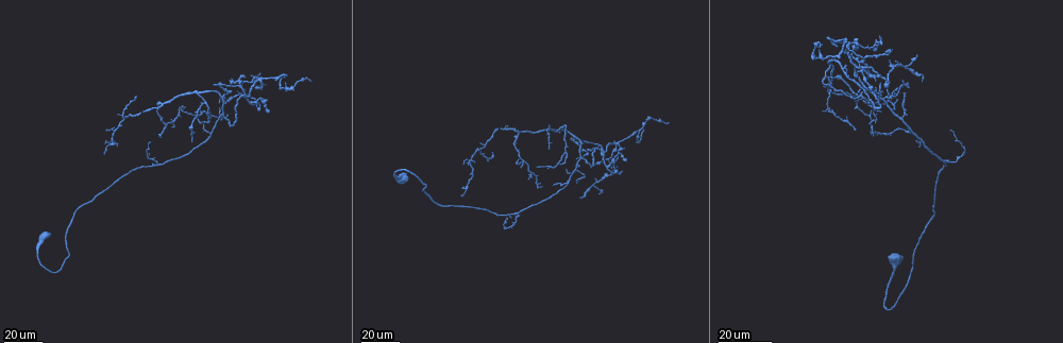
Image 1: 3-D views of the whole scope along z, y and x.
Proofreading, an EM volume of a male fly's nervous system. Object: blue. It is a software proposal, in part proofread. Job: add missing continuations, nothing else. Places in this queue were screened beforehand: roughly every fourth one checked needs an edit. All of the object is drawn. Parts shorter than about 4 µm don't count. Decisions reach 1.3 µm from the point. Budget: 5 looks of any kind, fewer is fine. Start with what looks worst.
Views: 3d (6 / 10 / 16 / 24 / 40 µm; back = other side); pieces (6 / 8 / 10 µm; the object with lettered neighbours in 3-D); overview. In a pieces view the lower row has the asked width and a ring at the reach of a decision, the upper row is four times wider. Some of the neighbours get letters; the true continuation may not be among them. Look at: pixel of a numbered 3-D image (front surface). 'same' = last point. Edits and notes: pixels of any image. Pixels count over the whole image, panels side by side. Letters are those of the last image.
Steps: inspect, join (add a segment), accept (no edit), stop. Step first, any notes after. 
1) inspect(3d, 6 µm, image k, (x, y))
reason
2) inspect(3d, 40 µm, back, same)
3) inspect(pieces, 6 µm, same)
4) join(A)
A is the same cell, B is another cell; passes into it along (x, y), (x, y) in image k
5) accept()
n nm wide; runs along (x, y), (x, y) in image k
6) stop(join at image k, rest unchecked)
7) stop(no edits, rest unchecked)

inspect(3d, 24 µm, image 1, (202, 120))
tapers out

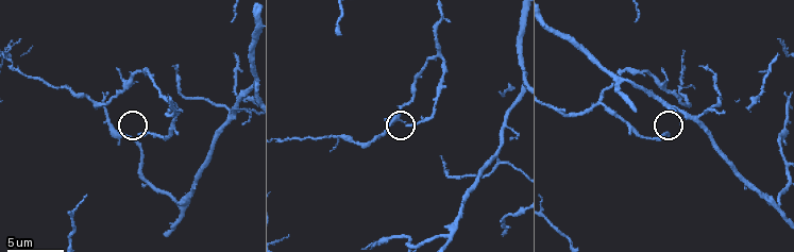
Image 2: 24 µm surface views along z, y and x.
inspect(pieces, 10 µm, image 2, (141, 133))
see the neighbours

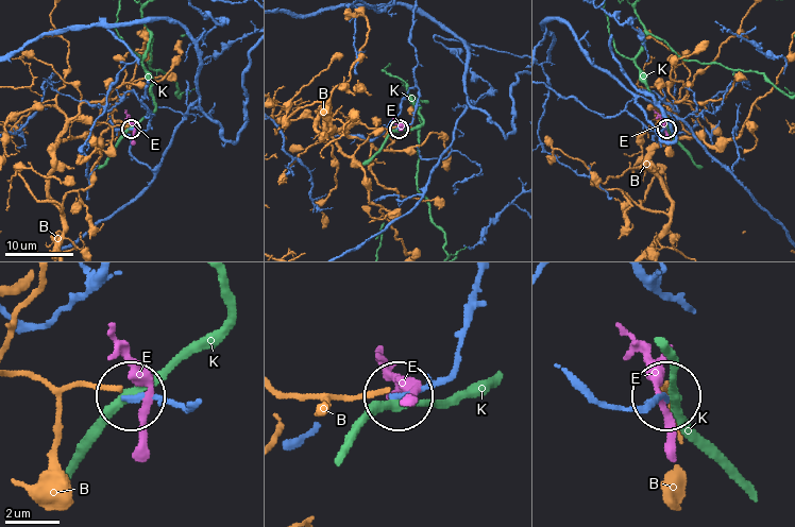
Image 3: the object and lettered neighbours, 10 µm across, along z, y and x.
accept()
B, E and K are other cells; runs along (572, 98), (607, 117), (627, 112), (649, 130), (666, 129) in image 3; no lettered segment goes on from it

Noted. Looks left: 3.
inspect(pieces, 10 µm, image 2, (103, 95))
an open end

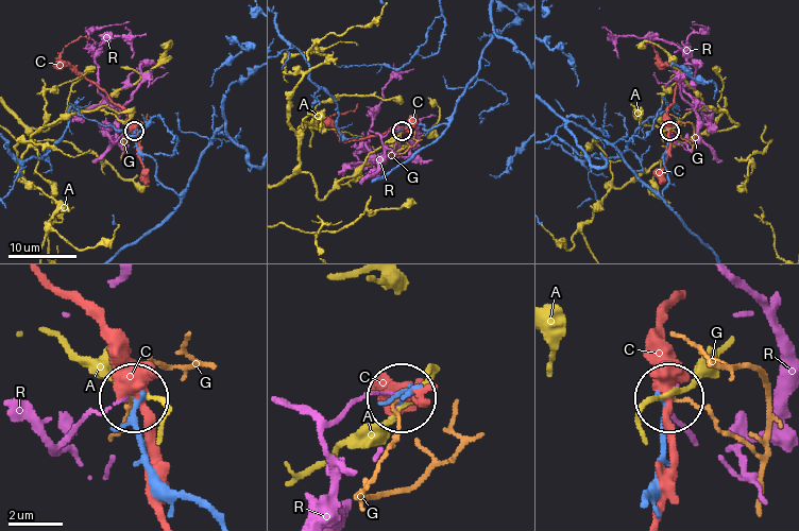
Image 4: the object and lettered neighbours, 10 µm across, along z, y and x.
accept()
A, C, G and R are other cells; runs along (684, 223), (662, 193), (667, 183), (664, 153), (668, 130) in image 4; none of them fits

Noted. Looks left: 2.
inspect(3d, 40 µm, image 1, (479, 141))
tapers out

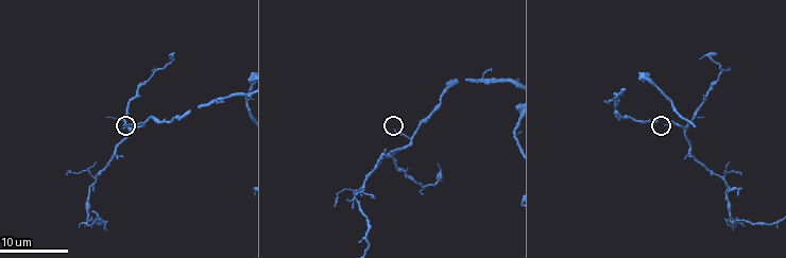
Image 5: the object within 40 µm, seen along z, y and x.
inspect(pieces, 6 µm, image 5, (396, 133))
what lies round it

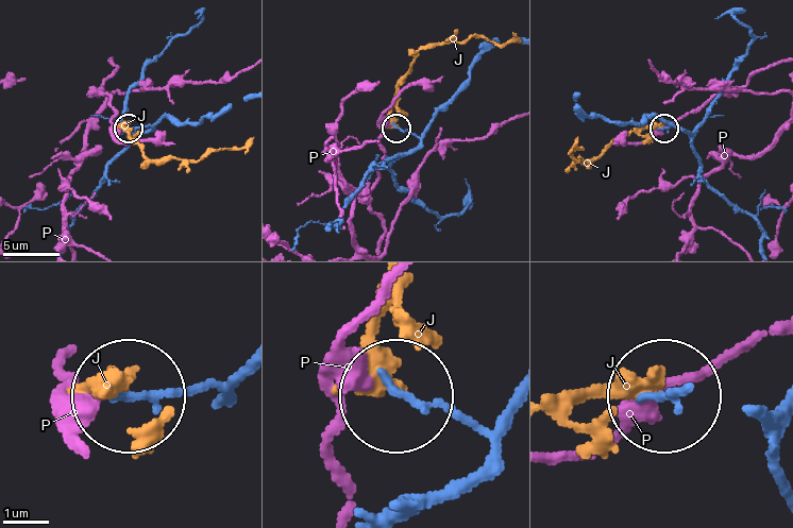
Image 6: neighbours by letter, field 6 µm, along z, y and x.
accept()
150 nm wide; J and P are other cells; runs along (506, 408), (472, 427), (395, 396) in image 6; none of them fits

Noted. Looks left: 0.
stop(no edits, rest unchecked)

